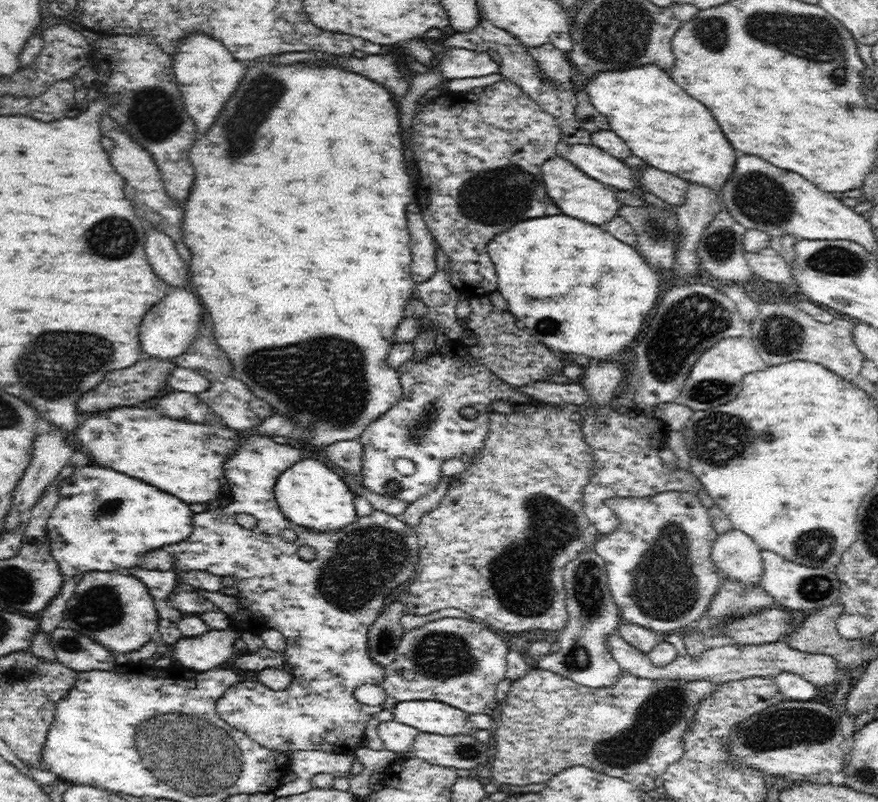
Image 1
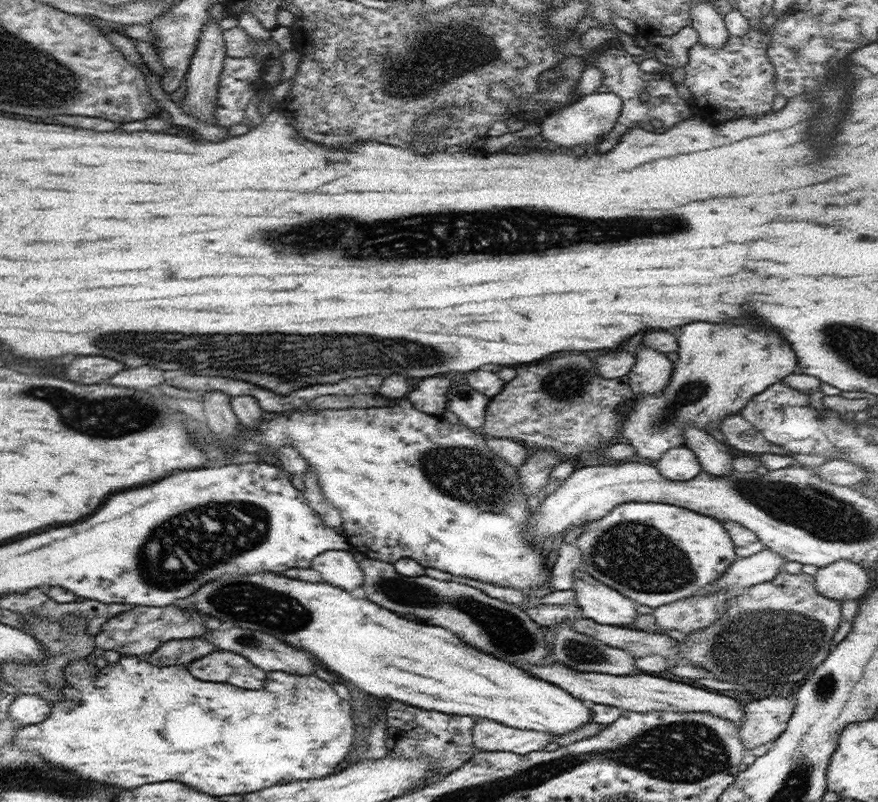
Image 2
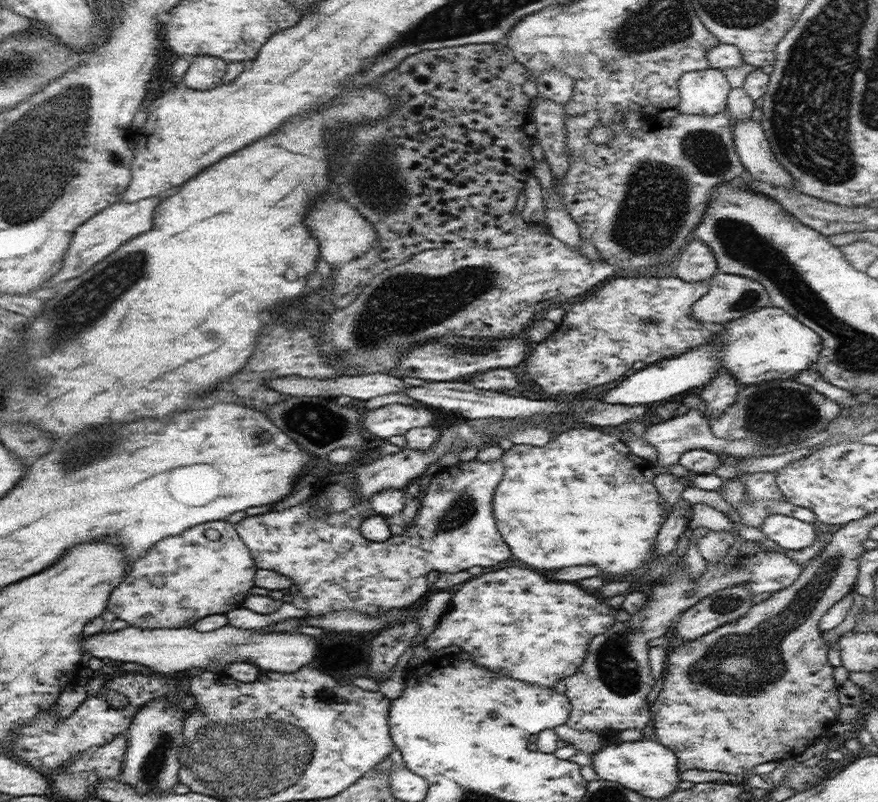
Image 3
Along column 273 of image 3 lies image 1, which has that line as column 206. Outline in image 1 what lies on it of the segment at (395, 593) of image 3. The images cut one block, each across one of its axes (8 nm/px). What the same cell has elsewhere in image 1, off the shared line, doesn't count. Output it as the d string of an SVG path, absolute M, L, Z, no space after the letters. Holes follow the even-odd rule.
M248 436L244 438L244 444L240 444L242 448L236 450L236 454L228 460L226 464L226 480L228 480L228 486L232 490L240 490L240 494L234 494L232 502L226 506L226 508L216 508L216 510L208 510L208 512L202 512L202 514L196 514L194 516L194 528L192 534L188 537L188 540L181 540L176 544L170 544L166 546L166 551L174 558L174 568L178 572L186 572L189 570L206 570L212 574L218 576L235 576L234 586L238 588L240 593L234 597L238 600L238 611L236 614L229 616L230 625L234 628L238 628L241 632L257 632L259 629L276 628L286 636L286 650L284 650L284 656L288 668L294 670L294 678L291 678L288 688L282 690L272 690L263 688L259 683L250 680L244 680L233 684L226 690L226 692L218 699L217 713L224 722L227 722L230 727L236 728L236 730L244 732L252 740L255 740L260 746L267 748L268 750L279 750L285 752L287 758L292 759L292 754L300 752L300 750L319 750L322 752L332 752L336 754L354 755L354 751L358 748L364 747L366 739L366 728L368 720L374 718L380 710L384 710L386 706L376 705L368 706L358 702L354 698L354 690L362 684L375 684L381 685L386 678L384 667L377 663L376 660L370 657L370 651L368 651L368 632L372 623L378 618L378 615L383 611L384 598L388 596L392 590L400 587L405 582L410 582L415 576L415 568L419 558L418 550L418 531L416 527L407 526L402 520L399 520L397 516L390 516L381 510L374 509L370 516L362 516L357 518L355 522L348 524L348 527L342 528L342 532L318 532L317 530L310 530L309 528L298 528L298 540L296 542L286 542L282 538L282 530L286 528L292 528L294 530L294 524L290 524L286 518L282 518L282 512L278 508L278 503L274 500L274 486L276 485L278 476L282 475L284 470L288 470L290 466L296 464L303 458L303 452L300 446L292 446L291 444L278 444L274 442L272 437L266 436ZM236 514L252 514L258 521L258 526L254 529L242 528L238 522L236 522ZM309 545L316 550L316 558L311 561L304 561L298 558L298 546Z

